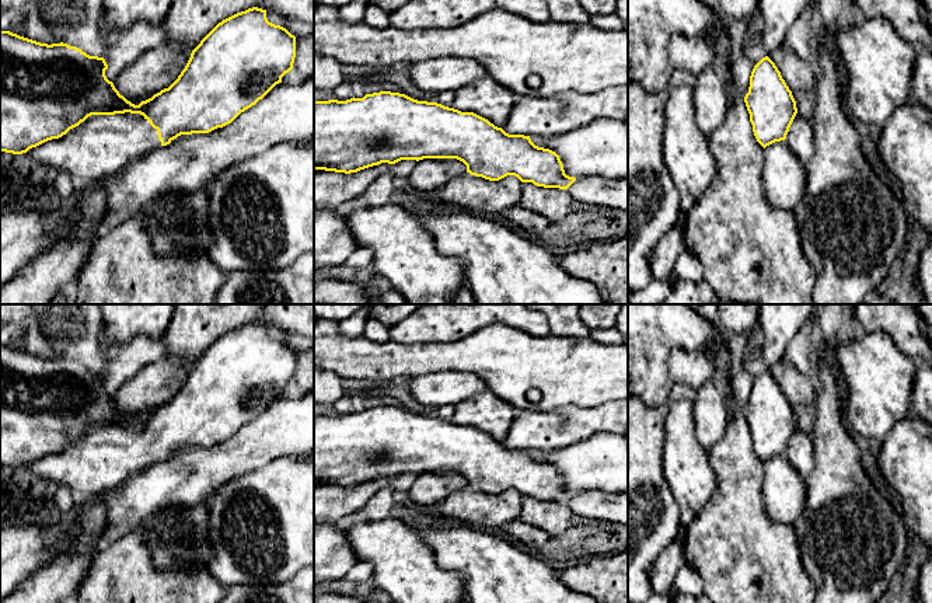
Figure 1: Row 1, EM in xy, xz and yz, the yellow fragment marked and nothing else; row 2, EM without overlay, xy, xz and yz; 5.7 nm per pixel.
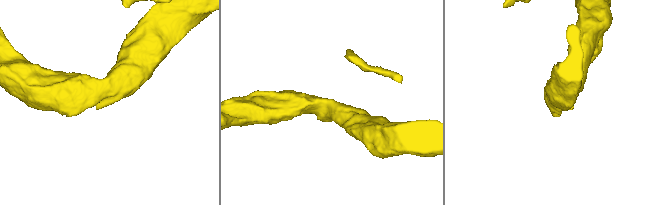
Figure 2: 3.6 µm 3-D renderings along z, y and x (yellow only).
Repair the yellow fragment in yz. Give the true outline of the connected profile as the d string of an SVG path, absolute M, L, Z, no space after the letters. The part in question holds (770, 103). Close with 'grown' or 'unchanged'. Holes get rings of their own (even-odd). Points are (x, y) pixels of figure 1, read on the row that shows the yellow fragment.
M768 56L754 66L744 102L754 136L764 149L785 140L804 165L809 163L813 156L813 125L797 112L792 91Z; grown

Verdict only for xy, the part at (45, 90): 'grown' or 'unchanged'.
grown

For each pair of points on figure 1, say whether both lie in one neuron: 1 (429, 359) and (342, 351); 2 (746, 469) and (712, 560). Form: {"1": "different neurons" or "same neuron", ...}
{"1": "same neuron", "2": "same neuron"}

